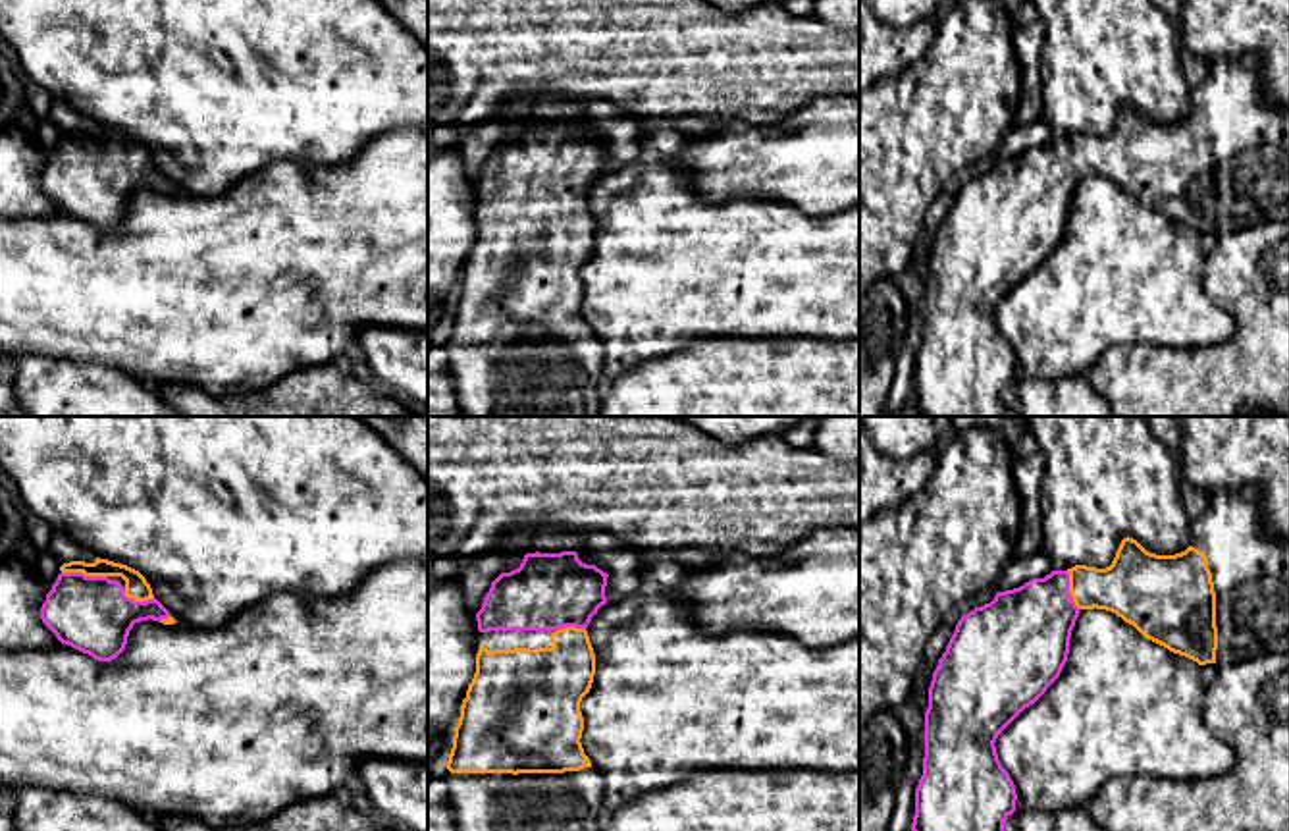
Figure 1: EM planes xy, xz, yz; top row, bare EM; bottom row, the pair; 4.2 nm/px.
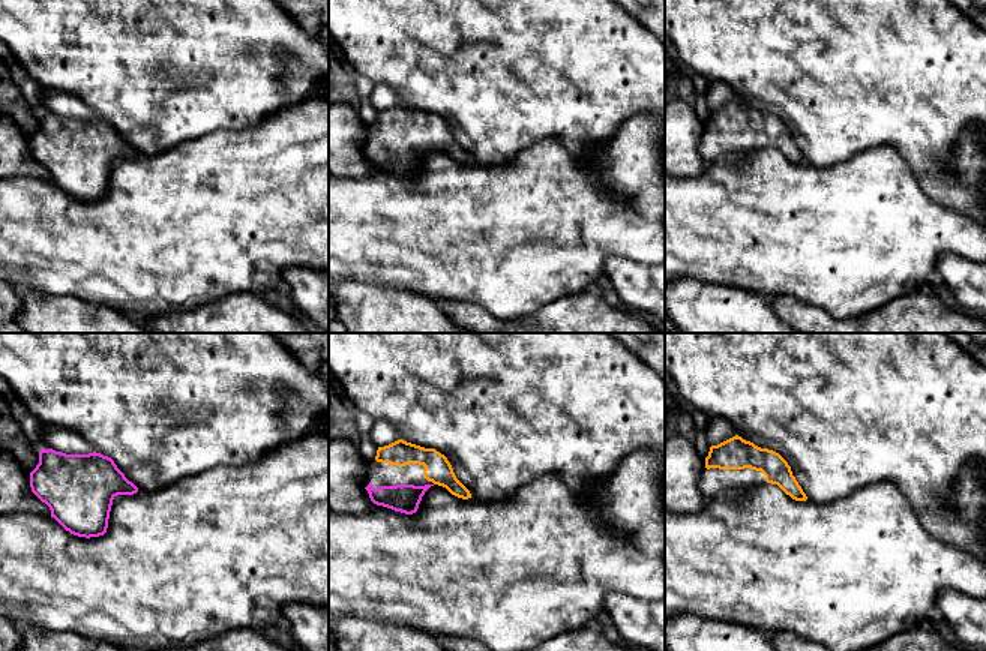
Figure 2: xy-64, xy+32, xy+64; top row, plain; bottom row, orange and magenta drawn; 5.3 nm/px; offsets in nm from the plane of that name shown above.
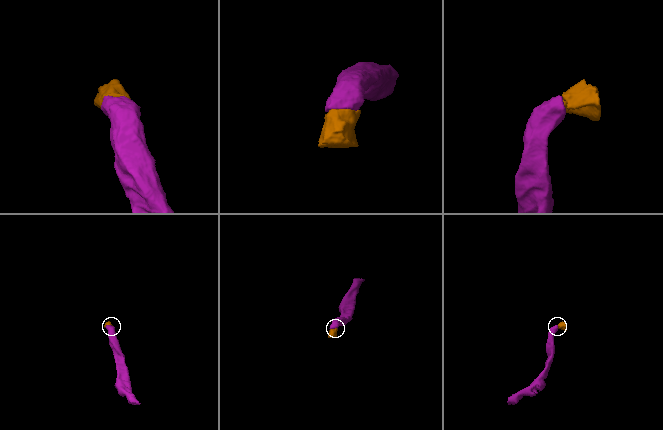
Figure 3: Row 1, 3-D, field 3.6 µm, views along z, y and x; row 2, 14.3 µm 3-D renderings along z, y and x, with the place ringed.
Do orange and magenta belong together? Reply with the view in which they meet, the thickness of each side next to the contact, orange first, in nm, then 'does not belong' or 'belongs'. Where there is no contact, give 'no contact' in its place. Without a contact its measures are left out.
xy | 100/320 nm | belongs

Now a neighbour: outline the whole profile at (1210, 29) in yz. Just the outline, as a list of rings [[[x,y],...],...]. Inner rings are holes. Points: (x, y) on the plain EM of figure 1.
[[[1181,0],[1179,35],[1206,62],[1256,56],[1266,102],[1289,106],[1289,0]]]

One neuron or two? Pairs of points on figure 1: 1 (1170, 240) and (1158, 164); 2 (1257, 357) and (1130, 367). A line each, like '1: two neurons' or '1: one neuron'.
1: two neurons
2: one neuron

